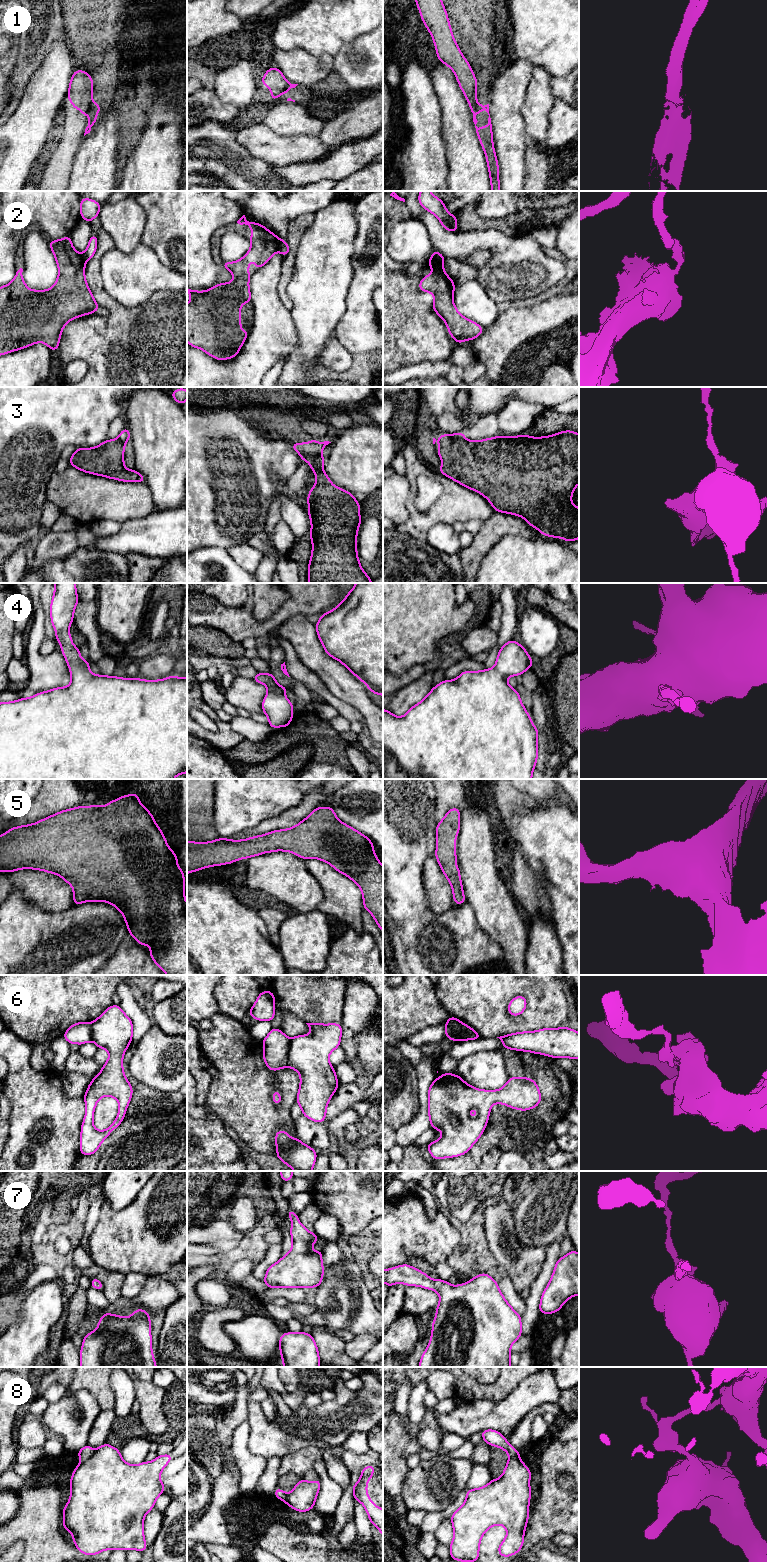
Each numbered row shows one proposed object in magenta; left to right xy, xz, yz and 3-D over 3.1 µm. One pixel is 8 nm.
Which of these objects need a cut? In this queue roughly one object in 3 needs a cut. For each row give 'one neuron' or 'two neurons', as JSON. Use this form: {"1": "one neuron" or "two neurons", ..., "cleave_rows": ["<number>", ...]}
{"1": "two neurons", "2": "two neurons", "3": "two neurons", "4": "one neuron", "5": "one neuron", "6": "two neurons", "7": "one neuron", "8": "two neurons", "cleave_rows": ["1", "2", "3", "6", "8"]}

